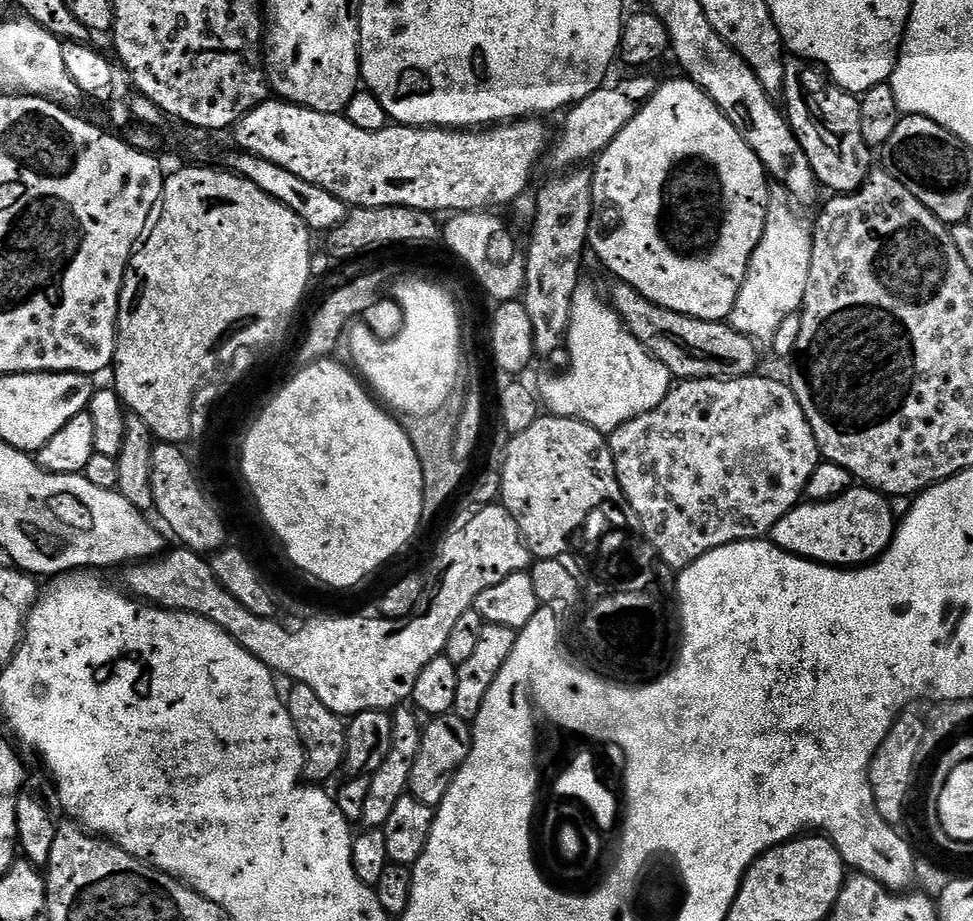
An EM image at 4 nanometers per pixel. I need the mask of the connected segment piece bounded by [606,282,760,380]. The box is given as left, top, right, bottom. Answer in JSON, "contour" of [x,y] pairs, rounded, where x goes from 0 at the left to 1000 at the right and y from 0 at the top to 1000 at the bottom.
{"contour":[[[633,306],[630,309],[623,321],[637,342],[637,349],[671,389],[691,404],[692,409],[699,413],[757,413],[778,403],[777,394],[781,391],[777,383],[778,370],[754,358],[751,352],[697,341],[668,328],[646,308]]]}

